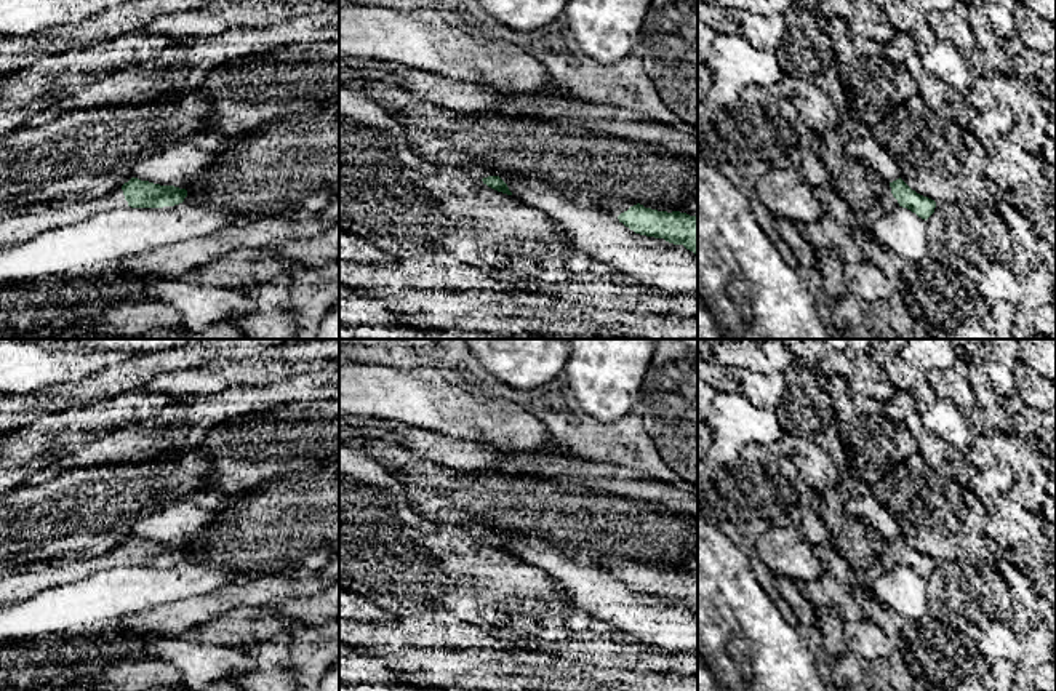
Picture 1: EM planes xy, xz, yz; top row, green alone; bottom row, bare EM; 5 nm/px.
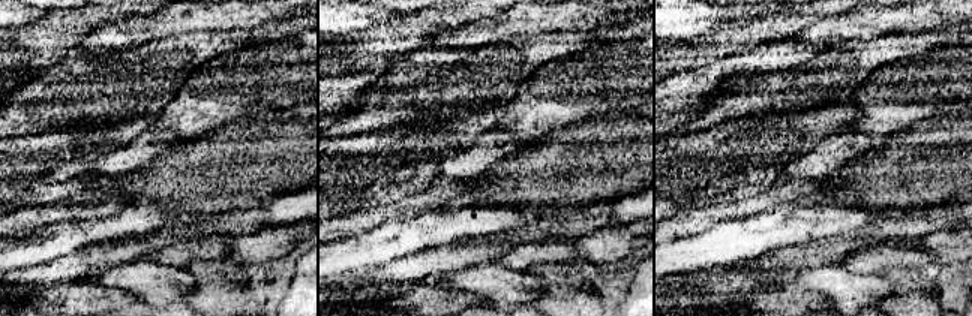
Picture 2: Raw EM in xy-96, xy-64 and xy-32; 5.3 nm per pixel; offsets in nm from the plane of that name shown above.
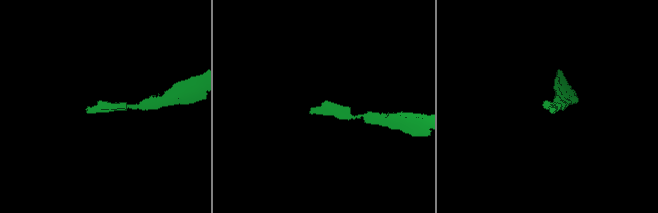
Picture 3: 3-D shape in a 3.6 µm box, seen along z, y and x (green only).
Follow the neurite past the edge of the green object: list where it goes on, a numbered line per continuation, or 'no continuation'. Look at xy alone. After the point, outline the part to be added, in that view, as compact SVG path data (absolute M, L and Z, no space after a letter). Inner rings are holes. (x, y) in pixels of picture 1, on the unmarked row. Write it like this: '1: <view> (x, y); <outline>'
1: xy (20, 586); M122 545L86 560L30 566L0 581L0 606L29 600L51 587L74 584L115 566L128 566Z

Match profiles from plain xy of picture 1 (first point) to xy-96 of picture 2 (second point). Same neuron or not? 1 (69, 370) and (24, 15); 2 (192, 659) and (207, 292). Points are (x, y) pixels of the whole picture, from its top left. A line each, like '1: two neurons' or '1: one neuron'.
1: one neuron
2: two neurons

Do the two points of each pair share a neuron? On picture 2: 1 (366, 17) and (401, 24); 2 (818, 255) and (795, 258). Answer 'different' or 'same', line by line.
1: different
2: same

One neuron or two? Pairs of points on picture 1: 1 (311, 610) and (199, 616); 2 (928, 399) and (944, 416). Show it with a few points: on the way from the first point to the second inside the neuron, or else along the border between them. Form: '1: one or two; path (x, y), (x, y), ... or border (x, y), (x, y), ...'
1: two; border (312, 595), (287, 597), (269, 607)
2: two; border (938, 399), (922, 415)

